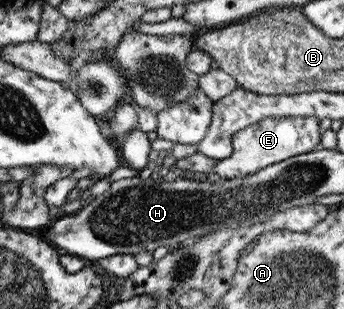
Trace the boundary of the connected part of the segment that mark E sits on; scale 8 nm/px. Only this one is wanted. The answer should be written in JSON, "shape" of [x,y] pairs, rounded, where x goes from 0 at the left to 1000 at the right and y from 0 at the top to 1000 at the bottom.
{"shape":[[[916,379],[762,382],[672,437],[674,489],[666,505],[616,515],[552,482],[529,531],[561,560],[628,560],[642,583],[727,566],[788,528],[924,482],[924,395]]]}

